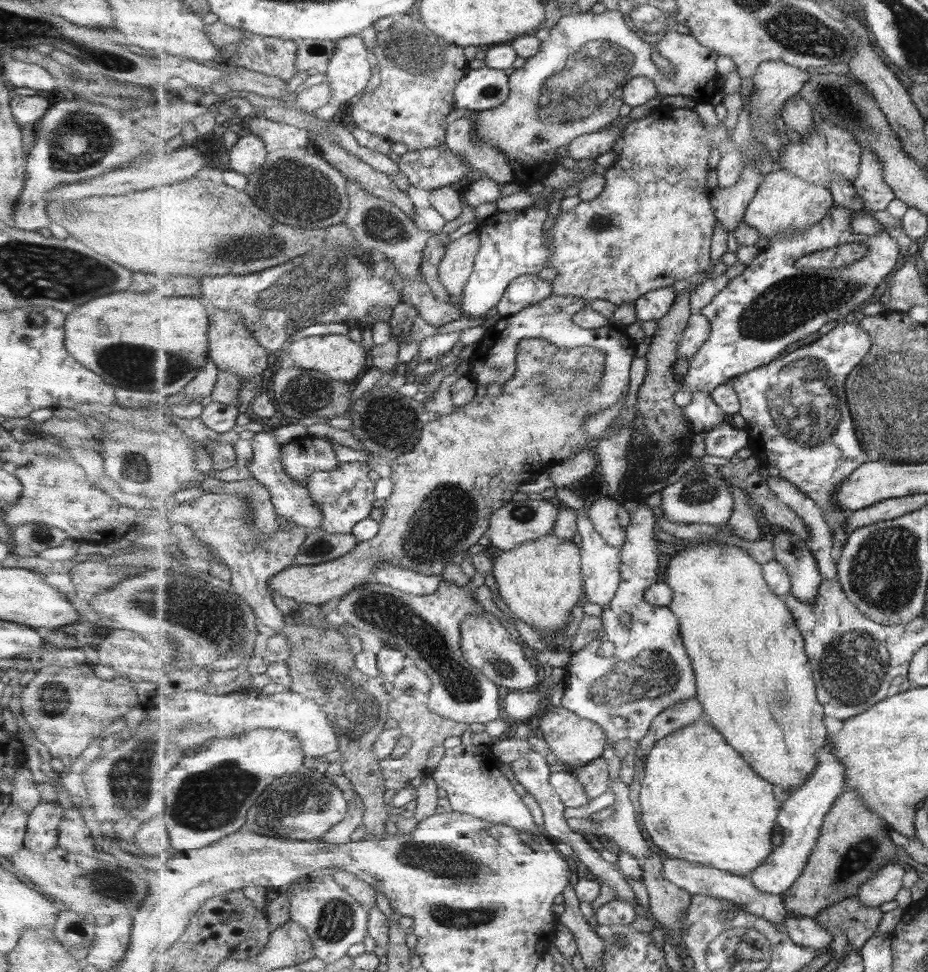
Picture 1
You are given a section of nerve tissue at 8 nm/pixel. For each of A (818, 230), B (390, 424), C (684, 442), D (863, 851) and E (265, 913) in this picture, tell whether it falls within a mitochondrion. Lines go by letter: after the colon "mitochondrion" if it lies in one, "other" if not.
A: other
B: mitochondrion
C: other
D: mitochondrion
E: other

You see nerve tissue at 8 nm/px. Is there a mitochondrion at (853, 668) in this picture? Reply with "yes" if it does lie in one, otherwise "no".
yes

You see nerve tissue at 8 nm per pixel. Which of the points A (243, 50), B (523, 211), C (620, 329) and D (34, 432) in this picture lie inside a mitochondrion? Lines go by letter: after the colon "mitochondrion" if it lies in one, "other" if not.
A: other
B: other
C: other
D: other

